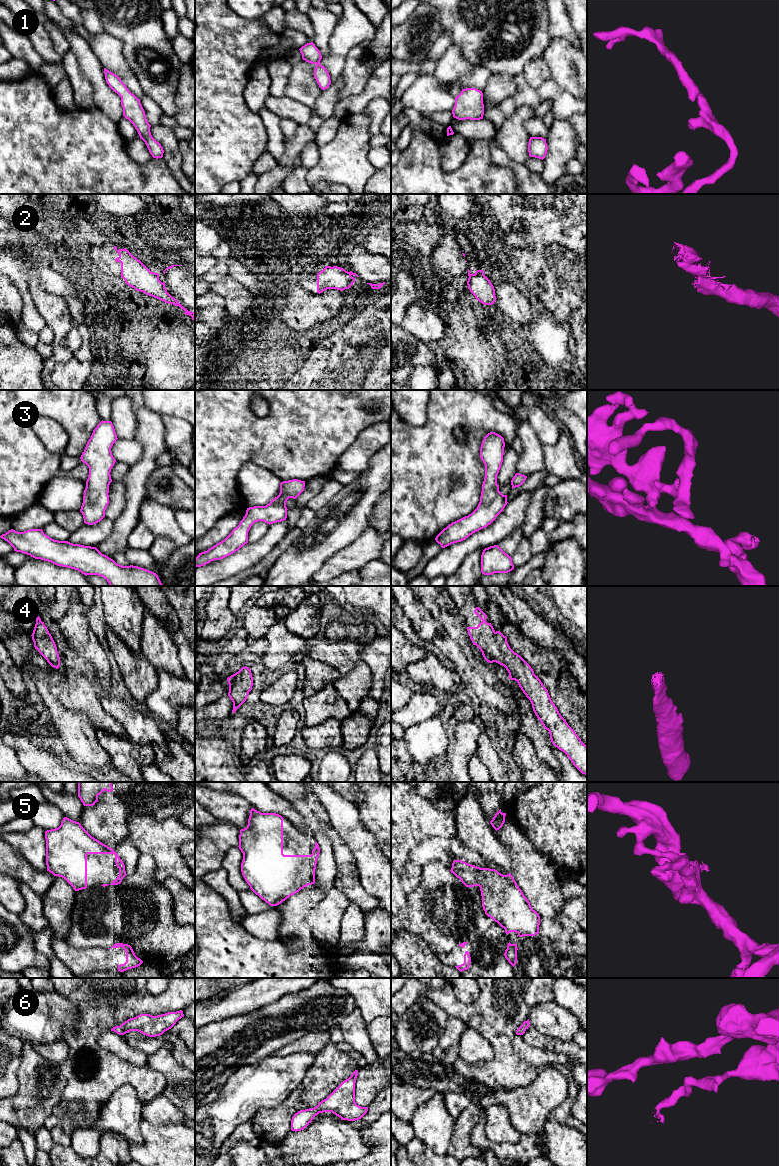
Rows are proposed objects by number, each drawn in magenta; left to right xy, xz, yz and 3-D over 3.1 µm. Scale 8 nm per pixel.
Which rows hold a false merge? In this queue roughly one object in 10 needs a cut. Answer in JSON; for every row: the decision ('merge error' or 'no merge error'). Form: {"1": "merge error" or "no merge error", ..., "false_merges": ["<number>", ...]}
{"1": "no merge error", "2": "merge error", "3": "no merge error", "4": "no merge error", "5": "no merge error", "6": "no merge error", "false_merges": ["2"]}

